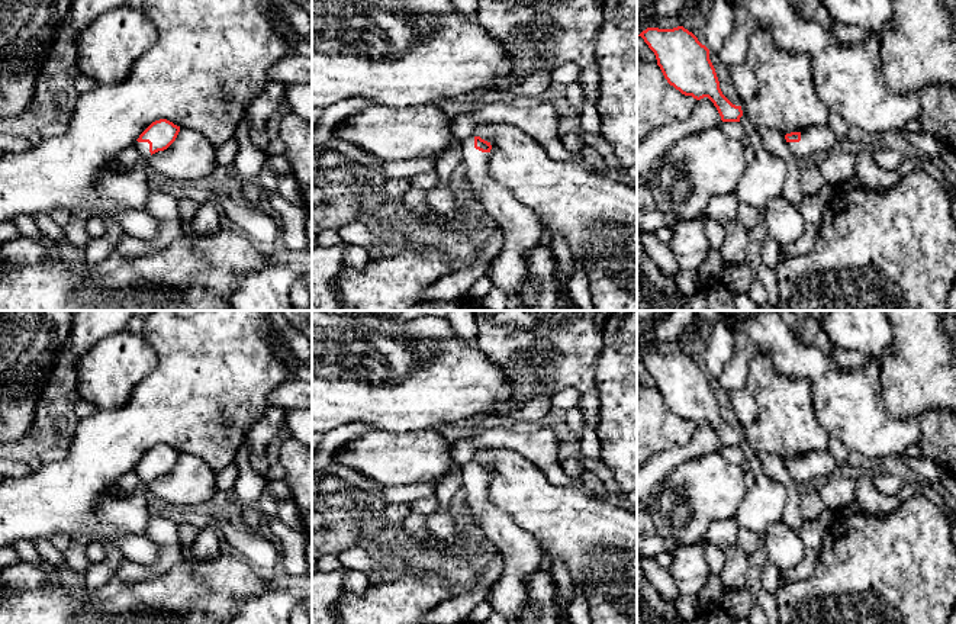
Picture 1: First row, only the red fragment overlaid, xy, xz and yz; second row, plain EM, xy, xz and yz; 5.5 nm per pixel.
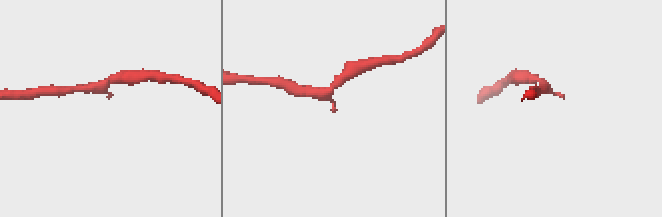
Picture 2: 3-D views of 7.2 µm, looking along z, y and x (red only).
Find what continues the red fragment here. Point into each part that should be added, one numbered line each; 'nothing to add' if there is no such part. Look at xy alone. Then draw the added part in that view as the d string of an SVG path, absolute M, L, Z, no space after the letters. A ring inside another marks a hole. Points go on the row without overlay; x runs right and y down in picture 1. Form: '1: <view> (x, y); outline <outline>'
1: xy (142, 473); outline M135 467L133 469L139 477L139 480L147 486L149 482L151 482L151 477L149 477L149 469L148 467Z

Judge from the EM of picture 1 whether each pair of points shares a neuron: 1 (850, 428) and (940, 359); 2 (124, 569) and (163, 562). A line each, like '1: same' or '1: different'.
1: different
2: same

